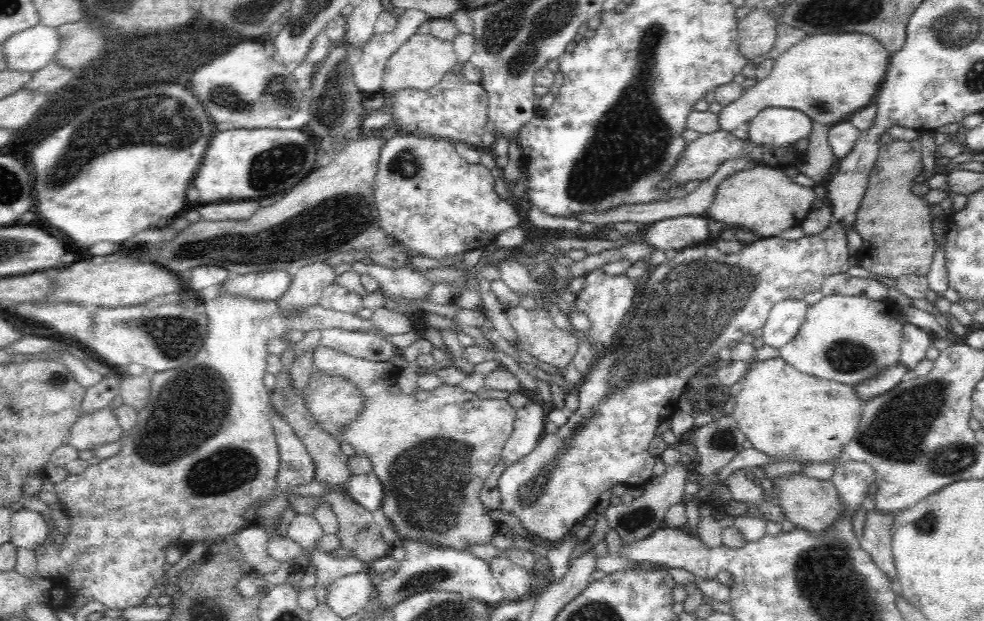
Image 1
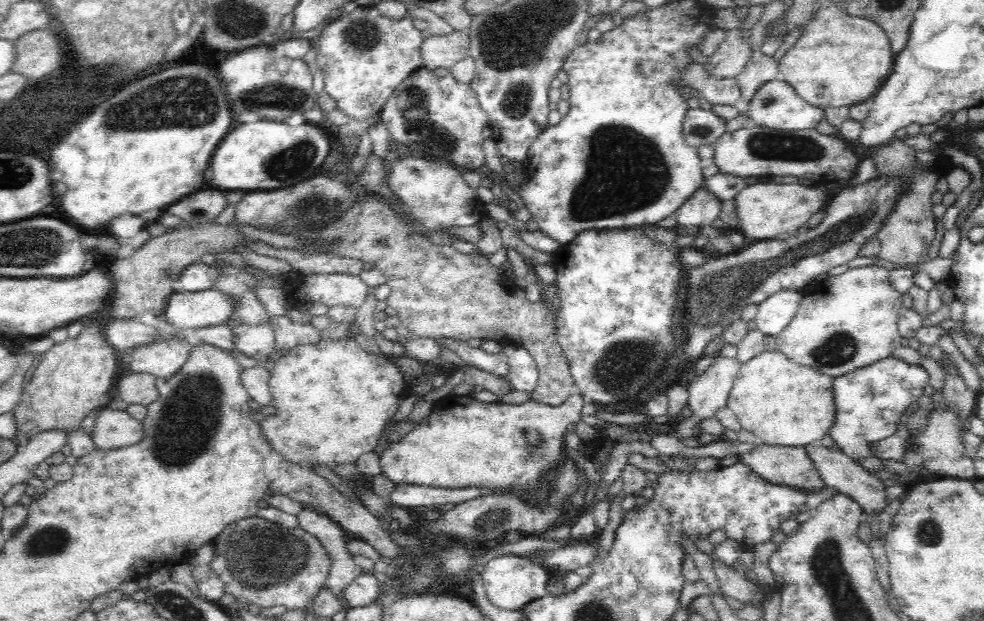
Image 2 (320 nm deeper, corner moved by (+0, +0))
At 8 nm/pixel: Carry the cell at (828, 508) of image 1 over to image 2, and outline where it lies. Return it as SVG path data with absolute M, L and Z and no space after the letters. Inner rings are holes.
M758 441L742 454L741 461L771 484L796 489L820 489L825 486L804 447L774 446Z

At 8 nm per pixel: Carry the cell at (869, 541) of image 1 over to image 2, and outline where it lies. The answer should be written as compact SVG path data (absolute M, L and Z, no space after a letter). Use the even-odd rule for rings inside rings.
M814 441L804 446L815 471L819 473L820 479L826 487L836 490L854 500L862 506L864 516L872 512L882 512L887 507L887 499L884 484L876 474L868 472L863 466L843 453L839 448L826 447L820 441Z

